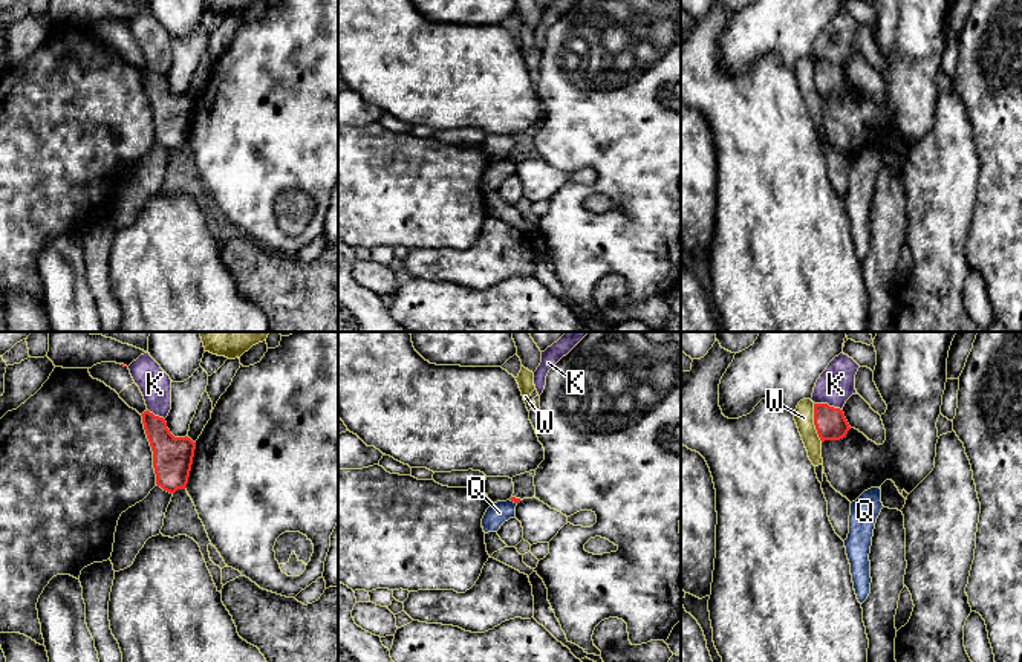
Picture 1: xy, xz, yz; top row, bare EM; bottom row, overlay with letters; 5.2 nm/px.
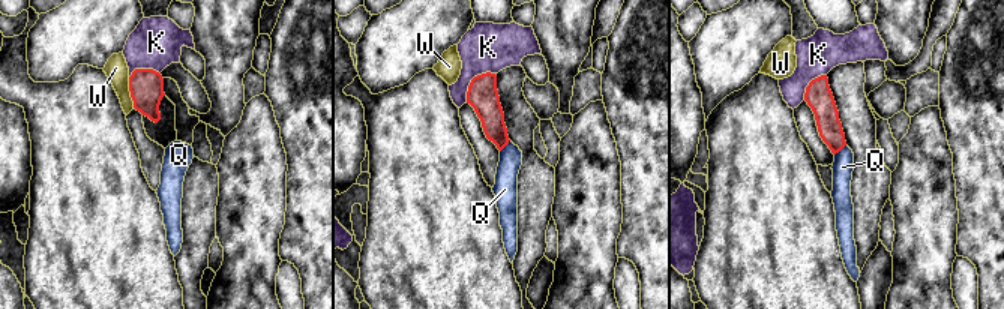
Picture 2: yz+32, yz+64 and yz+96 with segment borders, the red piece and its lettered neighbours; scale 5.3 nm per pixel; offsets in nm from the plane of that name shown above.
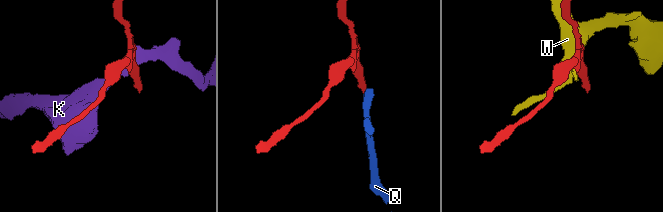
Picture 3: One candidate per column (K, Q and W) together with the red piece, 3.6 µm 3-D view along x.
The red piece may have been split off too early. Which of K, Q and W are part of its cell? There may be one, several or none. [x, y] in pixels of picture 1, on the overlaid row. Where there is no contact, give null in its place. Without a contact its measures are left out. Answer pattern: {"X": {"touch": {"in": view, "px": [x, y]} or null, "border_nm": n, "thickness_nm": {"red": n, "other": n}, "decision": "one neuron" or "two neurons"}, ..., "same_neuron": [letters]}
{"K": {"touch": {"in": "yz", "px": [826, 404]}, "border_nm": 160, "thickness_nm": {"red": 160, "other": 190}, "decision": "two neurons"}, "Q": {"touch": {"in": "xz", "px": [513, 500]}, "border_nm": 50, "thickness_nm": {"red": 30, "other": 120}, "decision": "two neurons"}, "W": {"touch": {"in": "yz", "px": [814, 424]}, "border_nm": 220, "thickness_nm": {"red": 160, "other": 110}, "decision": "two neurons"}, "same_neuron": []}

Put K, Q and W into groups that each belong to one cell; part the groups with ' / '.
K / Q / W

